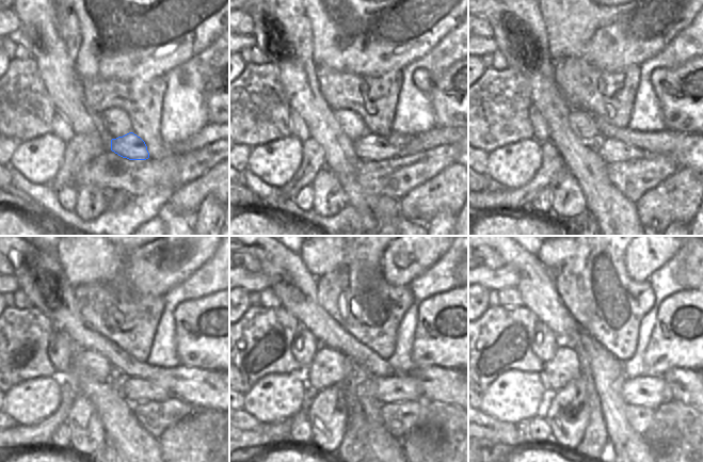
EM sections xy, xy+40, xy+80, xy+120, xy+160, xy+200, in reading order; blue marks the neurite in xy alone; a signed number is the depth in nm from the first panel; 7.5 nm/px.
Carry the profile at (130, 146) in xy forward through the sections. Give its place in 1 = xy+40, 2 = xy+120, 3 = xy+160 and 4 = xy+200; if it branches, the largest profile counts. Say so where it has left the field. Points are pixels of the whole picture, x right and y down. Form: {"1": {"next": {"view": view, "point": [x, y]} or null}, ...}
{"1": {"next": {"view": "xy+40", "point": [371, 147]}}, "2": {"next": {"view": "xy+120", "point": [133, 389]}}, "3": {"next": {"view": "xy+160", "point": [396, 388]}}, "4": {"next": {"view": "xy+200", "point": [652, 392]}}}

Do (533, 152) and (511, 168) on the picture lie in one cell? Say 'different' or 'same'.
same

